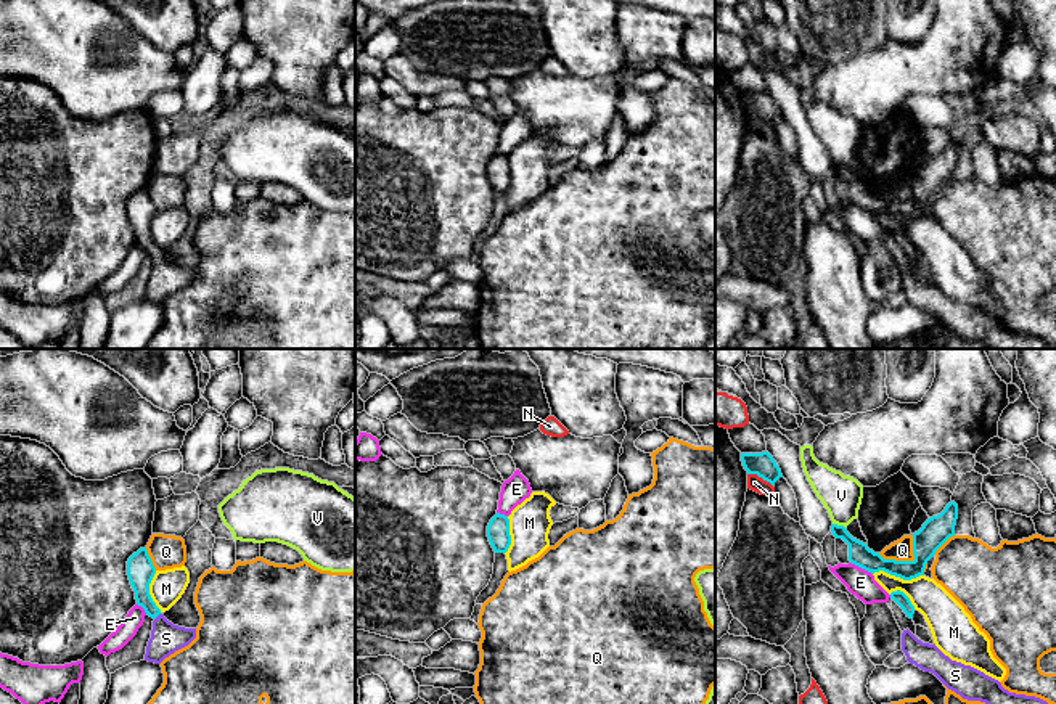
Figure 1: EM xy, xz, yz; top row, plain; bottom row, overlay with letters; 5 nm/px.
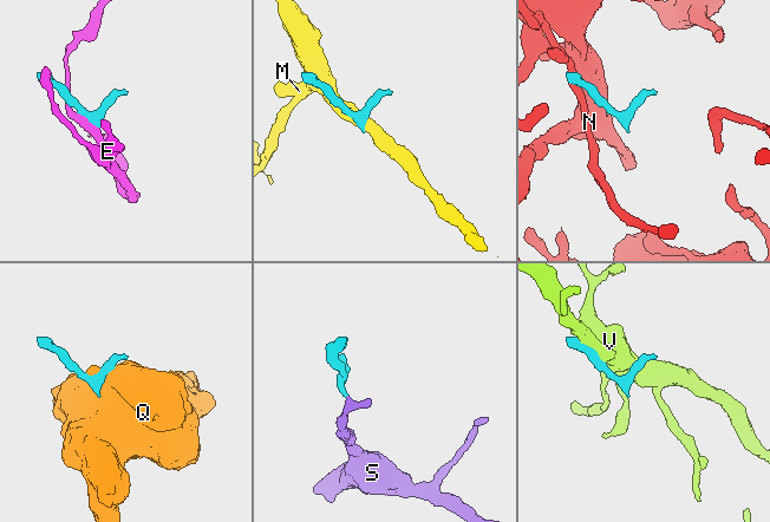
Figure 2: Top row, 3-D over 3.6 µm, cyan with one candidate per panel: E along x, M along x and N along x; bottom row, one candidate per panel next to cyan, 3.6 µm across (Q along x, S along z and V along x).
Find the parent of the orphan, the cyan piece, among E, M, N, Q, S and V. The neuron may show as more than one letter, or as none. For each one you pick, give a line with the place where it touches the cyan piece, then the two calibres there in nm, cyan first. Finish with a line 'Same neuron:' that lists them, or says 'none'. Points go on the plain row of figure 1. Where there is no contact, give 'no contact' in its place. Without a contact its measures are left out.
S: xy (158, 254) | 140/160 nm
Same neuron: S

